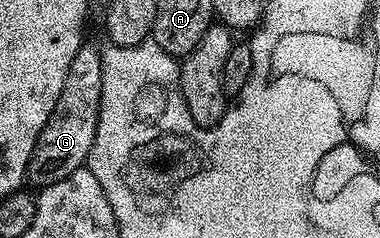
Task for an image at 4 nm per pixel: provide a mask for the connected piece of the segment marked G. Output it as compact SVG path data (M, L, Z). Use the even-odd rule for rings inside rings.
M84 45L77 49L77 57L73 57L69 73L65 73L61 97L57 97L57 105L53 105L53 113L49 121L45 121L45 129L41 129L39 139L35 142L35 148L29 157L26 182L32 183L32 188L42 189L53 185L86 164L97 129L101 101L100 54L98 46L95 48Z

